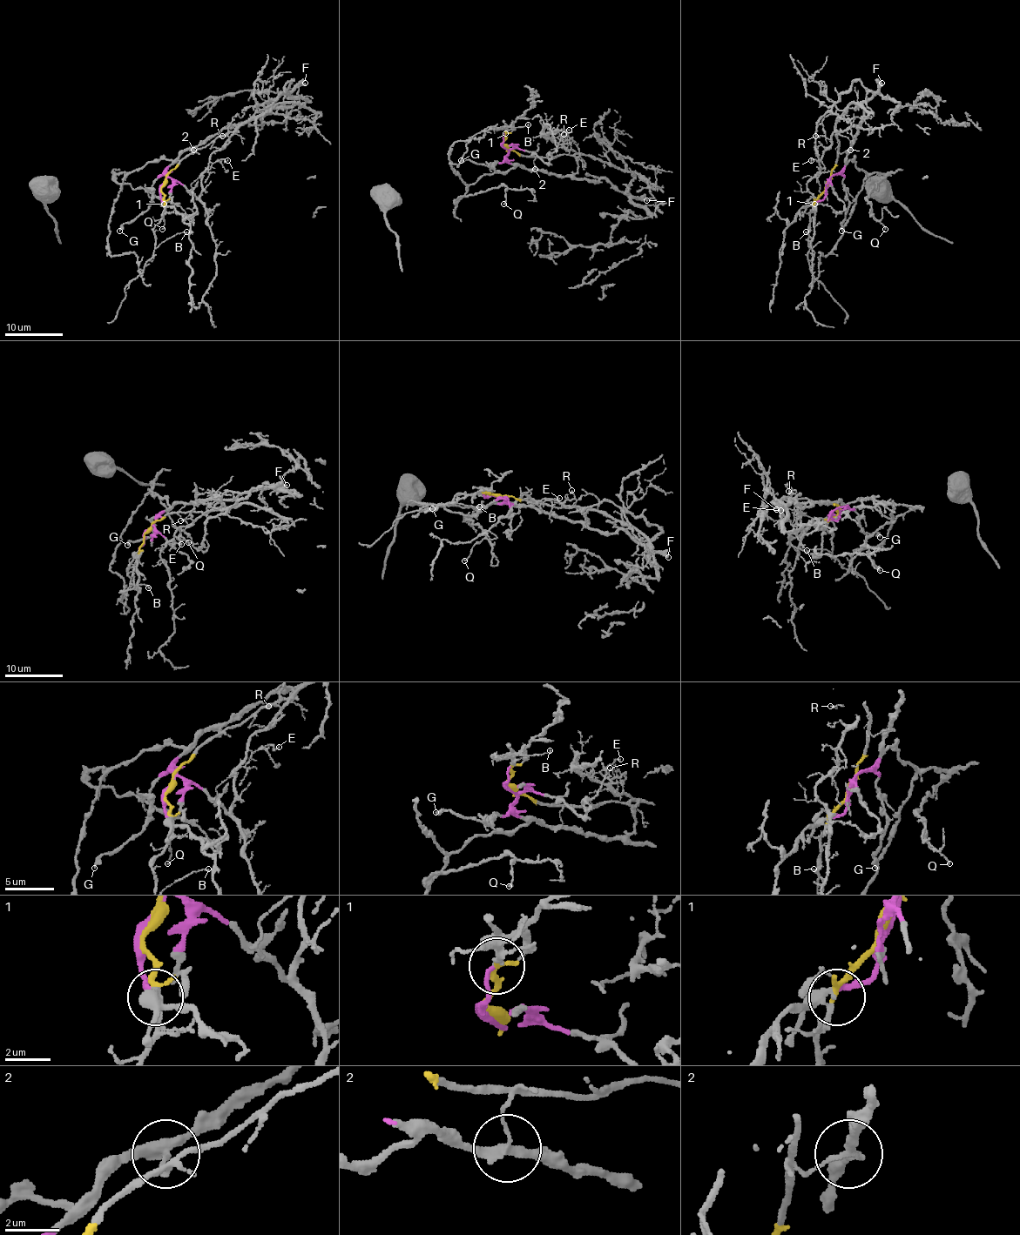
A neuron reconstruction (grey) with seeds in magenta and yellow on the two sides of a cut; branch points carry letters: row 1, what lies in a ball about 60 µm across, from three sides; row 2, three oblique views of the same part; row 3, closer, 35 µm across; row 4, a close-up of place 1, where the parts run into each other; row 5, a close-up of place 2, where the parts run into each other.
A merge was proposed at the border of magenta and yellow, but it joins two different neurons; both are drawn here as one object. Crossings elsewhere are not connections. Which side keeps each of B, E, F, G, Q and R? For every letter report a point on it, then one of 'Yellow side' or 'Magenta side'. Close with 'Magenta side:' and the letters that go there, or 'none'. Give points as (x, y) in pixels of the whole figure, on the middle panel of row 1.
B: Place: (528, 124). Yellow side
E: Place: (569, 130). Yellow side
F: Place: (646, 200). Magenta side
G: Place: (461, 160). Magenta side
Q: Place: (503, 204). Magenta side
R: Place: (564, 134). Yellow side
Magenta side: F, G, Q

